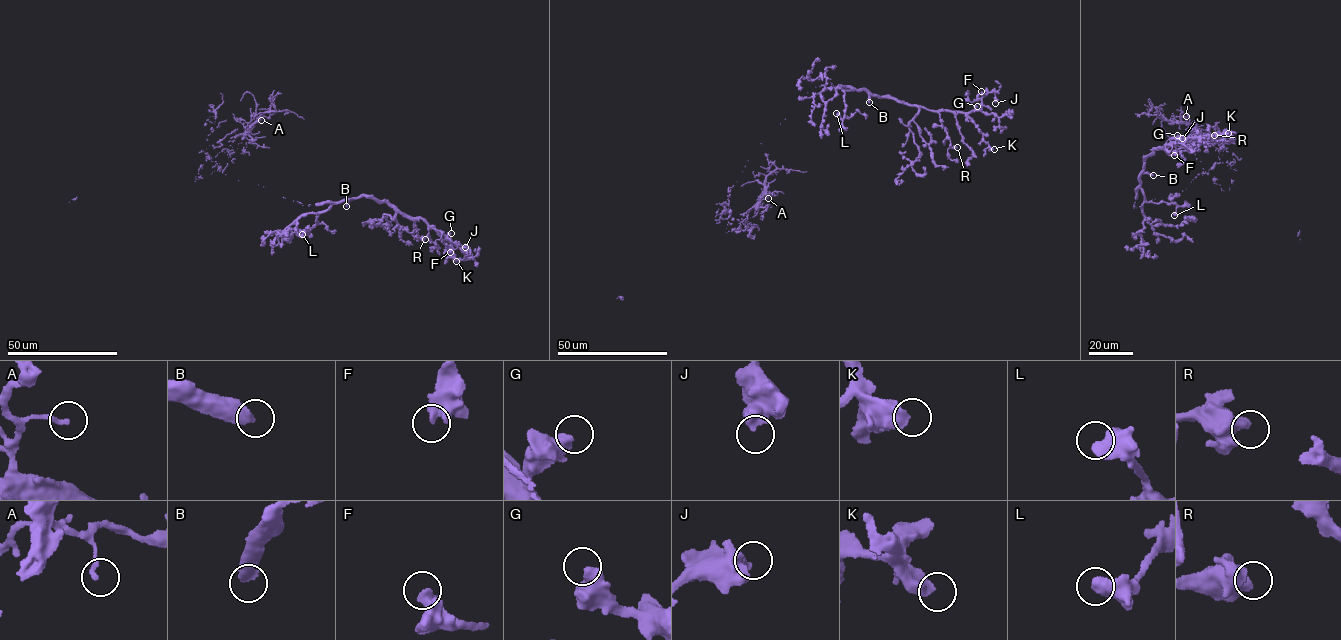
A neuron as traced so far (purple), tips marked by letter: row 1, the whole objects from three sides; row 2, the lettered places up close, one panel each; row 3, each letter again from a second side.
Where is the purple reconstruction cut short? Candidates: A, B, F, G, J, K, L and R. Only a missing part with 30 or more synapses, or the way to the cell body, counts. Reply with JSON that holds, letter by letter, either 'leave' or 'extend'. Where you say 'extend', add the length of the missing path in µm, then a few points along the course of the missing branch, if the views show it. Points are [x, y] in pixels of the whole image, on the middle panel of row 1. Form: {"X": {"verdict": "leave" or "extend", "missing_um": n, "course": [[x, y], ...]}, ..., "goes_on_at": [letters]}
{"A": {"verdict": "leave"}, "B": {"verdict": "extend", "missing_um": 60, "course": [[869, 102], [880, 119], [878, 130], [870, 142], [843, 151], [831, 138], [834, 133]]}, "F": {"verdict": "leave"}, "G": {"verdict": "leave"}, "J": {"verdict": "leave"}, "K": {"verdict": "leave"}, "L": {"verdict": "leave"}, "R": {"verdict": "leave"}, "goes_on_at": ["B"]}

